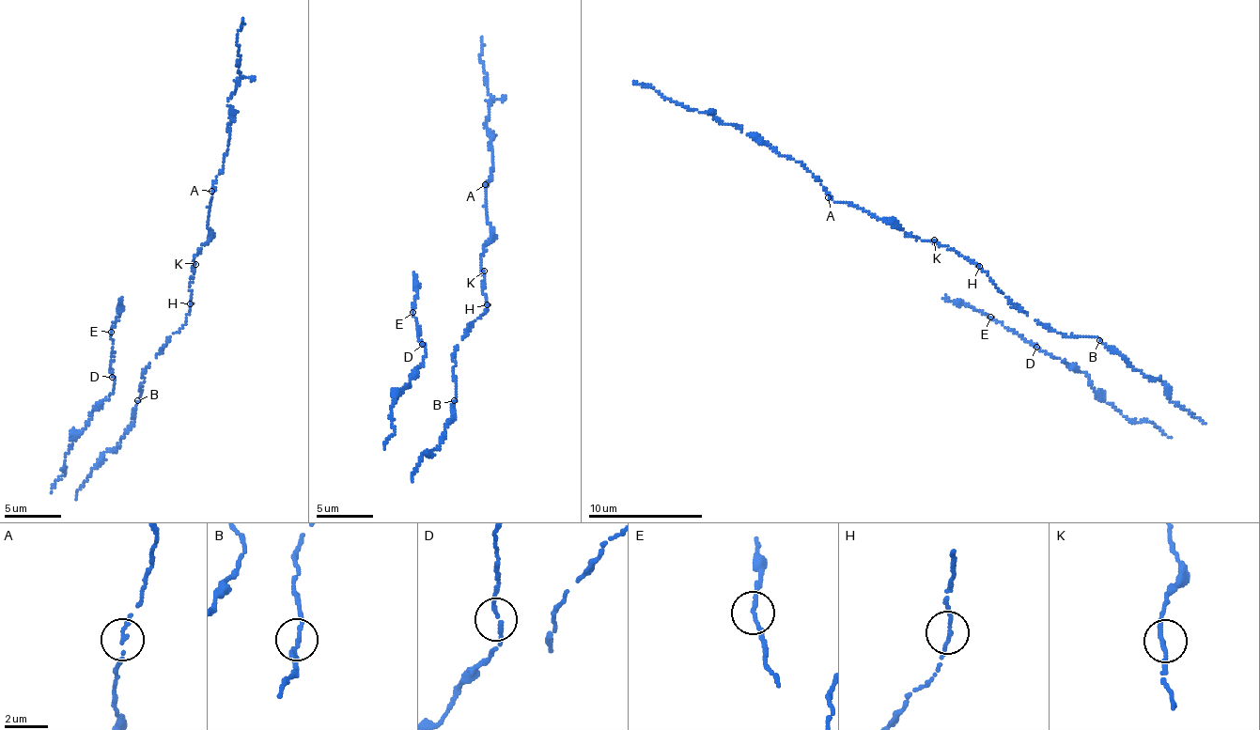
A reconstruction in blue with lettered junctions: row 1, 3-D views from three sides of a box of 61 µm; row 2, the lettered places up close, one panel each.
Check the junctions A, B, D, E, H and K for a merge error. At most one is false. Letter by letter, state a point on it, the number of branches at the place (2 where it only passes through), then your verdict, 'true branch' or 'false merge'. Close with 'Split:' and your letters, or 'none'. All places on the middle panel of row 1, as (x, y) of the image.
A: place (485, 184); branches 1; true branch
B: place (454, 400); branches 2; true branch
D: place (422, 344); branches 2; true branch
E: place (412, 312); branches 2; true branch
H: place (487, 304); branches 1; true branch
K: place (484, 271); branches 2; true branch
Split: none

